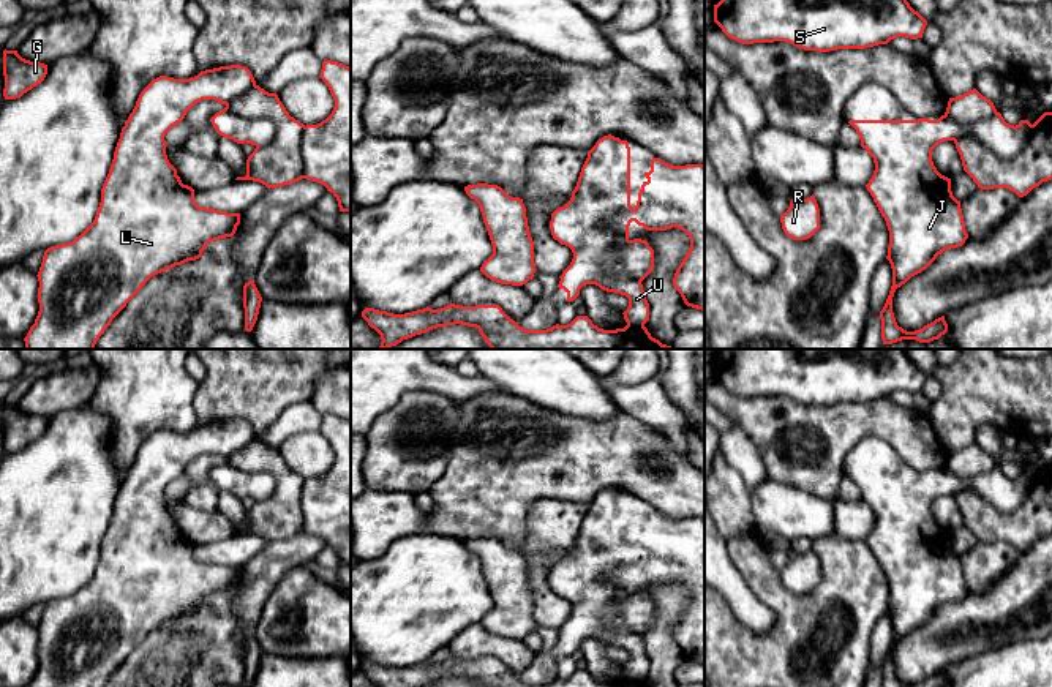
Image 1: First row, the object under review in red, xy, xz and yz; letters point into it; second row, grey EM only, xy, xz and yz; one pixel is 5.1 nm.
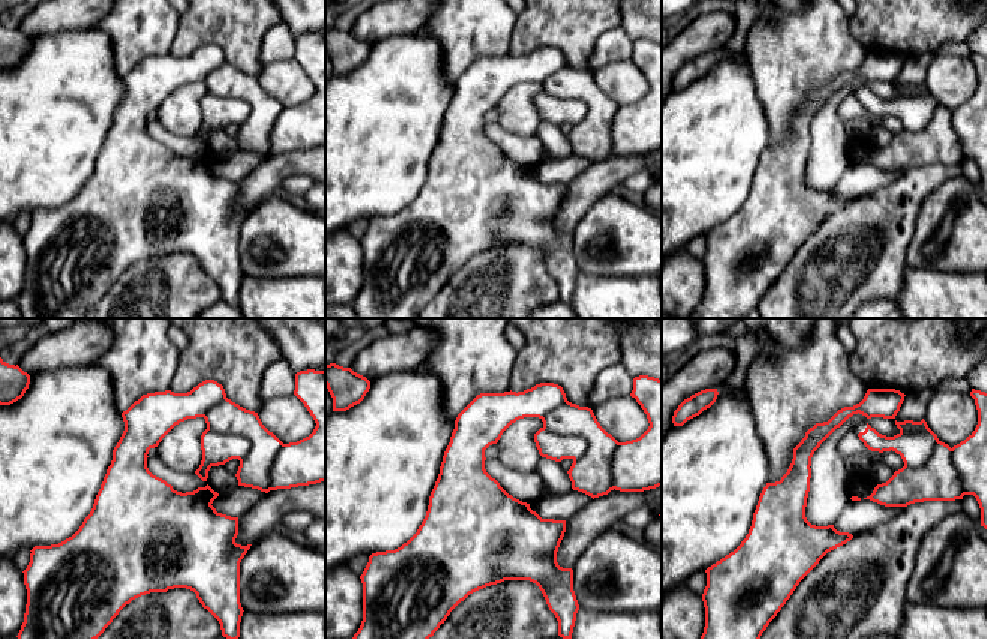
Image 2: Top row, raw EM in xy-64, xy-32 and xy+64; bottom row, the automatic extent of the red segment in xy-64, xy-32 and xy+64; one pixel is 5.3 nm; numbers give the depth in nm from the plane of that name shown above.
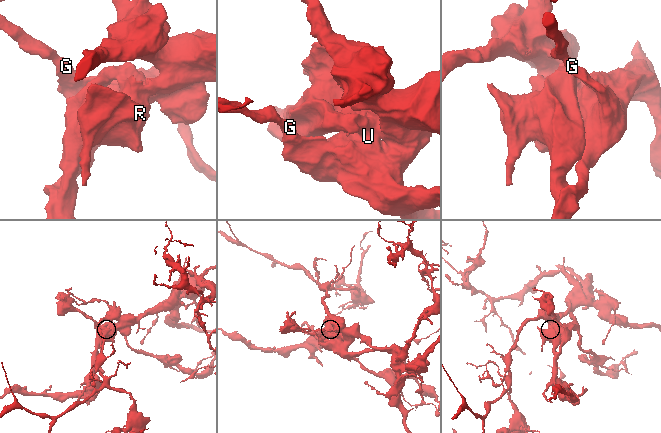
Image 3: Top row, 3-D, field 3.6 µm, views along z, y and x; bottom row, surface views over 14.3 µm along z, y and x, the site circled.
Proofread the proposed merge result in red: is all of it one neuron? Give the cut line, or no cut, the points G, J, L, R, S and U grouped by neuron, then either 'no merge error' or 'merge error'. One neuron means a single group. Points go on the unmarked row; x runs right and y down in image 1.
yz (1032, 479), (1011, 510), (967, 488), (954, 493) | G / J L R S U | merge error

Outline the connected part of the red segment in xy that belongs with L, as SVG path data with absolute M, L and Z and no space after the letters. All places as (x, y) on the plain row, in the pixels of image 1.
M242 419L201 425L190 433L160 430L139 449L122 482L93 576L73 595L44 605L38 625L39 665L28 687L104 687L112 673L155 629L196 614L210 595L232 591L240 567L199 561L166 509L166 486L202 453L227 458L256 437Z

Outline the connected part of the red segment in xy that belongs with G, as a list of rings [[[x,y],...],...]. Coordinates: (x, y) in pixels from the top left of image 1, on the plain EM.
[[[3,404],[5,453],[21,452],[44,434],[47,419],[22,412],[17,404]]]

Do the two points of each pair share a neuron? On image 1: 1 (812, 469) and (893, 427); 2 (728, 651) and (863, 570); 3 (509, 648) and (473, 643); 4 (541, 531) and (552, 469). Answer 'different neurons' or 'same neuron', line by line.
1: same neuron
2: same neuron
3: same neuron
4: different neurons

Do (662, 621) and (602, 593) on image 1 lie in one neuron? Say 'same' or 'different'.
different

